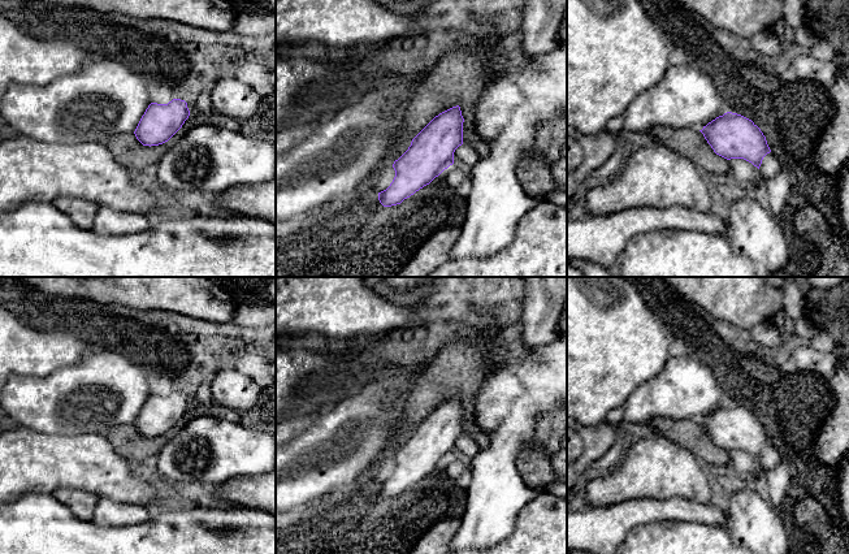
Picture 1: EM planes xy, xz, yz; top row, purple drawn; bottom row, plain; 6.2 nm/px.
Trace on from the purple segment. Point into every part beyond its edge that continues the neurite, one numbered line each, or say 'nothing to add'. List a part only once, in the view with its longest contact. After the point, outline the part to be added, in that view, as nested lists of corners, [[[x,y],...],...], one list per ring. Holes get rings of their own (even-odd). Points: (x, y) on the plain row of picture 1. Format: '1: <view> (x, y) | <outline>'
nothing to add

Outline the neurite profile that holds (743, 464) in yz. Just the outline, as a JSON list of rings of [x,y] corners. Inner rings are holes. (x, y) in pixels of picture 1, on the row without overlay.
[[[731,450],[731,468],[729,471],[738,479],[748,479],[753,475],[758,466],[758,459],[744,450]]]

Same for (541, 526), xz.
[[[540,492],[521,508],[508,538],[490,549],[446,554],[567,554],[567,501]]]

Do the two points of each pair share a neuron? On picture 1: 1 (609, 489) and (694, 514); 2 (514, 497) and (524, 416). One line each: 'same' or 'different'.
1: different
2: same

